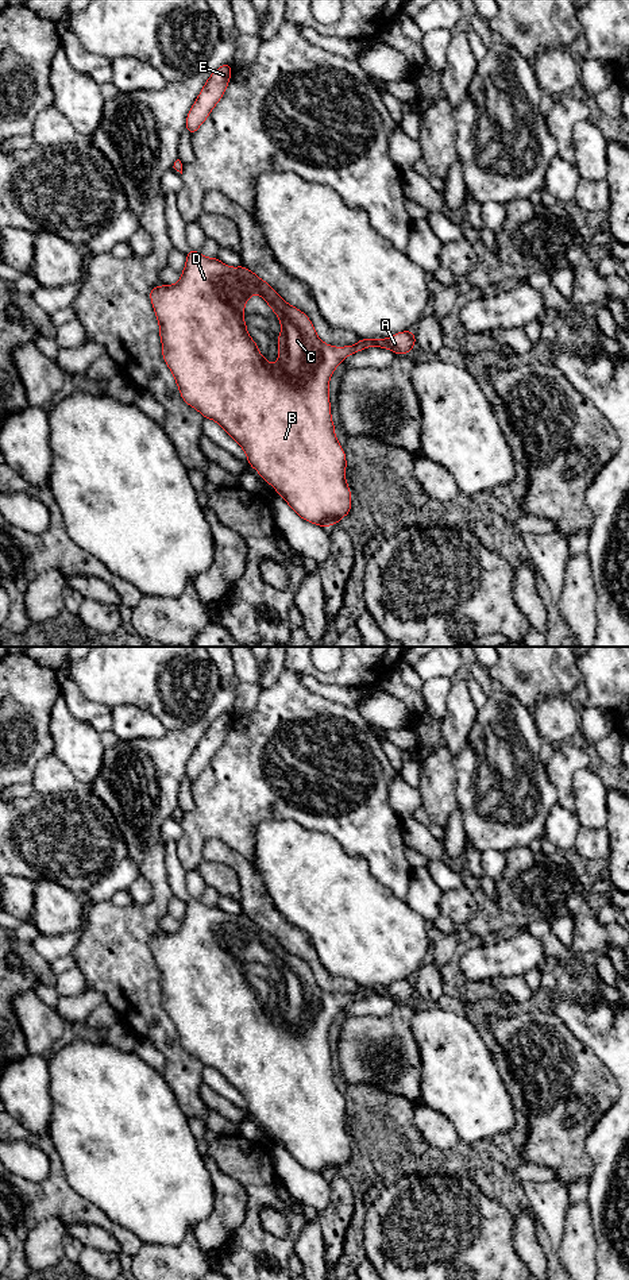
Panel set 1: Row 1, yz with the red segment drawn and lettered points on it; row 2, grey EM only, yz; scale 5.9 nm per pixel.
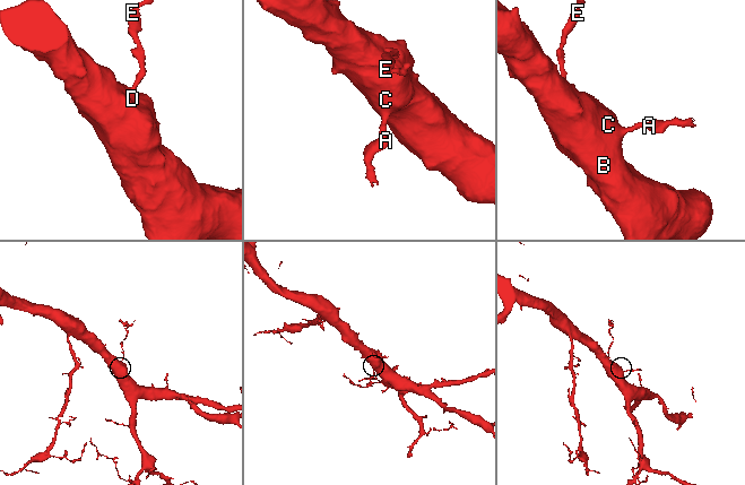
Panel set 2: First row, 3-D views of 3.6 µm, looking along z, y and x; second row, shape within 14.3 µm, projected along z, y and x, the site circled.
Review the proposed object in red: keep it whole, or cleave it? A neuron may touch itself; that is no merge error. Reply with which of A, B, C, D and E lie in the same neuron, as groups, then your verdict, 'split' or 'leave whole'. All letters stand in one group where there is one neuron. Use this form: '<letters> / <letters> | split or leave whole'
A B C D E | leave whole

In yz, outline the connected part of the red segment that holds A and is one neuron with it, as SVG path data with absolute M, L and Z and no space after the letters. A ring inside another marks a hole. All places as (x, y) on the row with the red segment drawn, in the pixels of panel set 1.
M192 248L186 254L186 265L184 271L181 273L181 279L174 285L154 286L150 290L150 298L159 323L162 356L171 374L174 375L184 401L192 408L197 409L205 419L215 420L243 448L247 455L248 464L254 467L259 473L259 475L278 491L278 496L281 496L301 518L324 528L328 528L332 524L339 524L339 520L351 512L351 491L346 482L346 454L335 436L335 425L331 416L328 393L329 378L333 370L343 362L346 356L350 356L367 347L374 346L389 348L394 354L409 354L416 344L413 331L398 332L387 339L360 339L356 344L346 347L333 347L325 344L316 335L316 329L309 317L296 306L289 305L266 281L261 279L255 273L250 271L244 266L229 267L225 263L220 262L217 258L207 258ZM252 294L259 294L263 300L266 300L267 305L274 311L275 316L279 317L282 328L281 335L277 336L279 356L274 365L269 363L266 358L259 352L258 346L248 335L247 325L243 320L246 301Z

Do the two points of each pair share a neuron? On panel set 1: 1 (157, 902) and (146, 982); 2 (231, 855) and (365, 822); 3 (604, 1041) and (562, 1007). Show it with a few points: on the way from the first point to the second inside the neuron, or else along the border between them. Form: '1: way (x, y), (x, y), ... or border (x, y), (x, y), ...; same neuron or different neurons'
1: way (142, 922), (141, 962); same neuron
2: border (211, 837), (223, 841), (249, 862); different neurons
3: way (593, 1030), (572, 1010); same neuron

